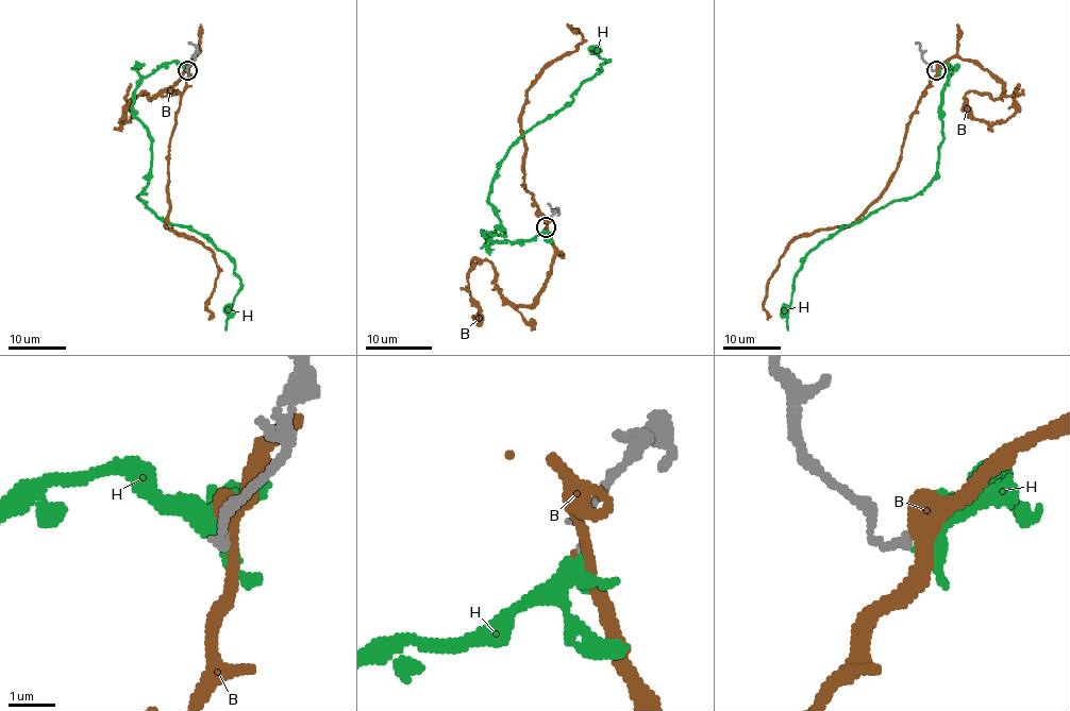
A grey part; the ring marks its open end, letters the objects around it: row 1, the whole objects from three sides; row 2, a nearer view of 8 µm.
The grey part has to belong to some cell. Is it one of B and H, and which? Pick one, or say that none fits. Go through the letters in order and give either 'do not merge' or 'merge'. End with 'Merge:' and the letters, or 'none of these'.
B: do not merge
H: merge
Merge: H

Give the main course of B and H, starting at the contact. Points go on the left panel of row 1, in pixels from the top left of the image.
B: (187, 70), (186, 87), (168, 146), (166, 226), (187, 235), (213, 253), (219, 273), (207, 305), (213, 318)
H: (187, 70), (166, 62), (134, 92), (133, 115), (151, 141), (138, 196), (234, 265), (240, 290), (226, 331)

